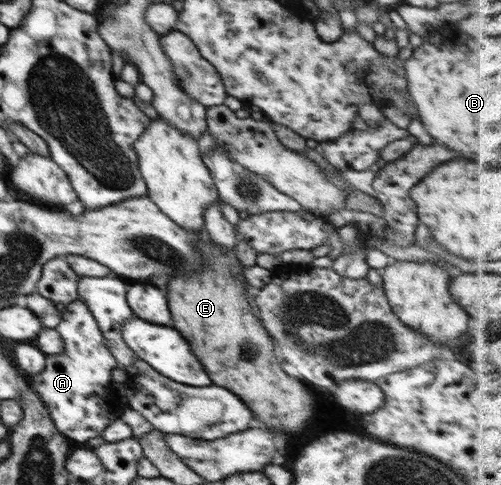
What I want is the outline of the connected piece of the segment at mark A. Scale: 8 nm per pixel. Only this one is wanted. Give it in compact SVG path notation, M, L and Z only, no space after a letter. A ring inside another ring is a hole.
M79 299L66 305L56 331L63 339L64 351L48 355L43 372L28 376L35 393L44 402L57 430L68 440L87 442L101 436L106 426L120 419L112 388L112 370L118 362L111 354L95 317Z

